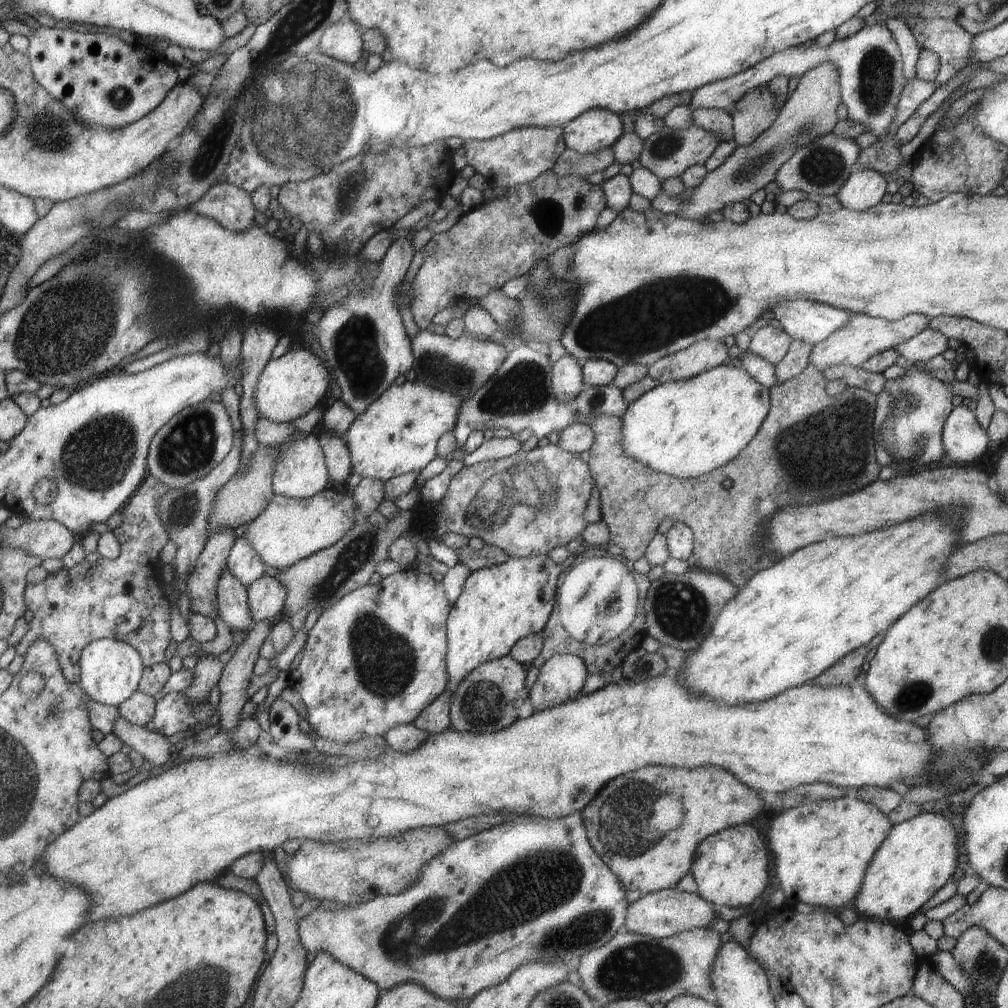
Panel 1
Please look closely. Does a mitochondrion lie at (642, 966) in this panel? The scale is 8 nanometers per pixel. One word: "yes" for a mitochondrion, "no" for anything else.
yes

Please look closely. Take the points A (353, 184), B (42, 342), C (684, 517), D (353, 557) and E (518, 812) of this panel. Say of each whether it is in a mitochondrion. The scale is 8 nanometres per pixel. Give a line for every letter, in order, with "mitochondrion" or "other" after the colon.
A: mitochondrion
B: mitochondrion
C: other
D: mitochondrion
E: other

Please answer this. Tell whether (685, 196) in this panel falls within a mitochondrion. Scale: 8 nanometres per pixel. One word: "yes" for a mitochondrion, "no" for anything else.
yes

